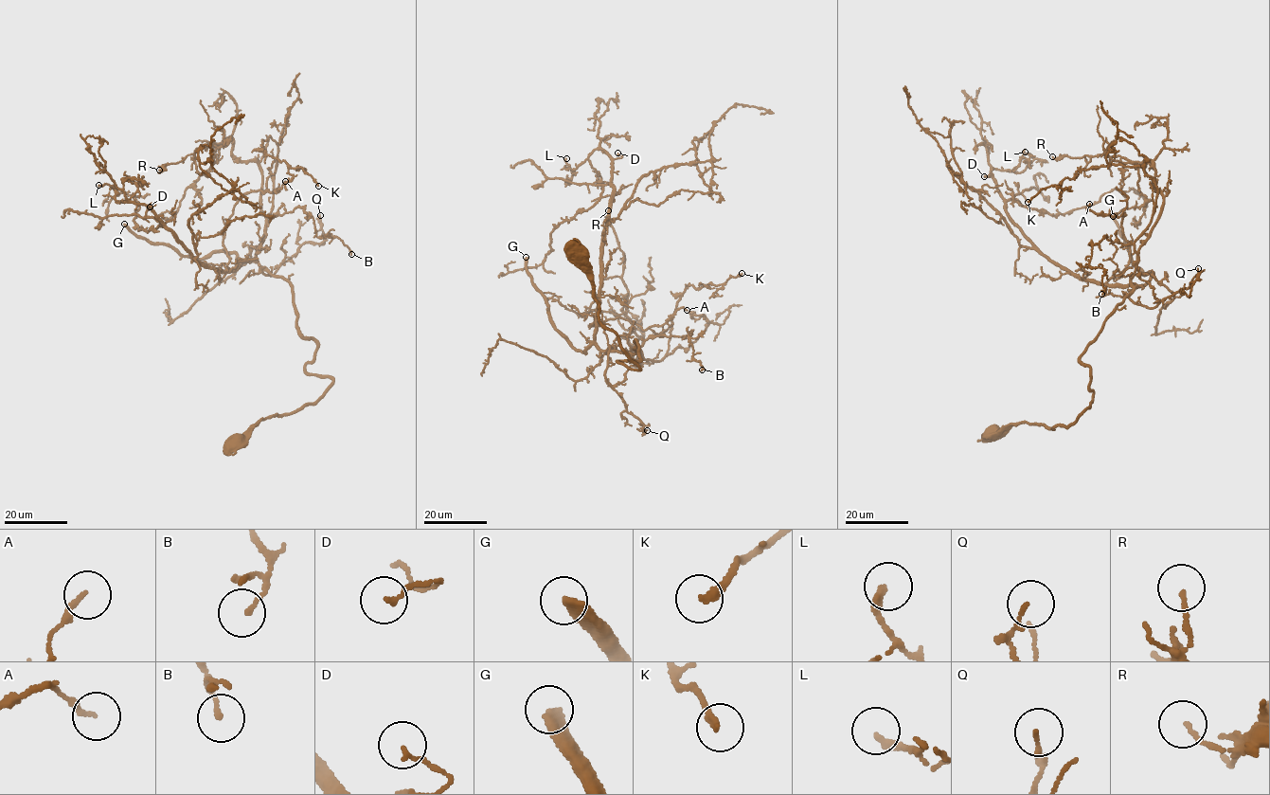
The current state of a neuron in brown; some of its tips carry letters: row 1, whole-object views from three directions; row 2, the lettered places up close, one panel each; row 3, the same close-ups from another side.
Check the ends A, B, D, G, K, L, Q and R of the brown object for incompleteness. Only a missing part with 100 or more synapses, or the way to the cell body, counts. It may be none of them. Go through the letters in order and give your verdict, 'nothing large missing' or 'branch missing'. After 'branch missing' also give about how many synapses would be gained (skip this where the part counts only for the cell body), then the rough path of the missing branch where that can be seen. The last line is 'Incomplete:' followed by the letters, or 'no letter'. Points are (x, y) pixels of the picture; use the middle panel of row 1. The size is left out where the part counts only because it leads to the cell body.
A: nothing large missing
B: nothing large missing
D: nothing large missing
G: branch missing; 1000 synapses; course (526, 257), (427, 209), (533, 134), (613, 131), (639, 84), (716, 127), (737, 106)
K: nothing large missing
L: nothing large missing
Q: nothing large missing
R: nothing large missing
Incomplete: G

